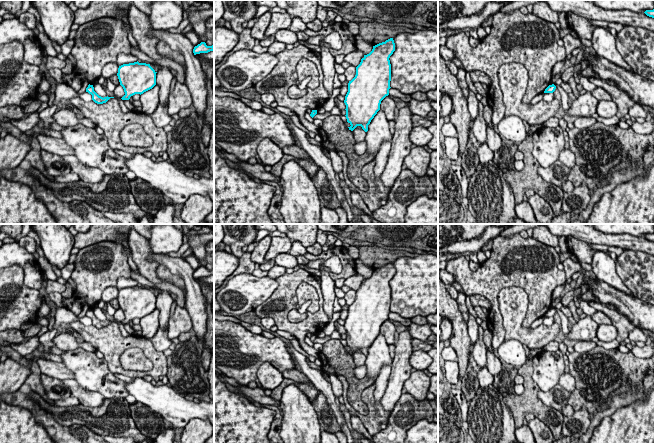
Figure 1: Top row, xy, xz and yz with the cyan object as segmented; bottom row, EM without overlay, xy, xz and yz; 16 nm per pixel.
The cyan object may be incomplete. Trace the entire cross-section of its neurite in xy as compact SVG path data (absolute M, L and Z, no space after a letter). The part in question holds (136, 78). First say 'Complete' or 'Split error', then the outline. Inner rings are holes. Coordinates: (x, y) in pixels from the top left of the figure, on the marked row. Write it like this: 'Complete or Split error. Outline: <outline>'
Complete. Outline: M146 63L123 64L118 68L118 79L125 95L122 100L129 100L135 94L143 94L156 85L156 71Z

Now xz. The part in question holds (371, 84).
Complete. Outline: M393 38L373 46L372 51L364 55L360 64L356 67L355 77L348 83L348 92L345 96L346 119L351 125L349 130L353 131L357 126L367 132L368 125L380 110L381 101L389 95L391 81L390 56L395 51Z

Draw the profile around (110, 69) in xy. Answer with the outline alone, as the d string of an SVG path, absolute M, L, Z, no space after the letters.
M111 62L106 64L102 69L102 76L105 79L109 79L111 76L116 75L118 73L118 64L117 62Z

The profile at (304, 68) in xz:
M305 58L301 59L297 66L296 71L298 75L298 80L301 82L306 77L310 76L311 80L308 83L308 87L316 89L319 86L319 71L312 61L309 61Z

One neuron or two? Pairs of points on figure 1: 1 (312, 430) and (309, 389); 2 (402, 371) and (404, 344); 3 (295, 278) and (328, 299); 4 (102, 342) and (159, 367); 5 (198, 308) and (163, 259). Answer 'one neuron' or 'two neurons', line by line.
1: two neurons
2: one neuron
3: two neurons
4: one neuron
5: one neuron

